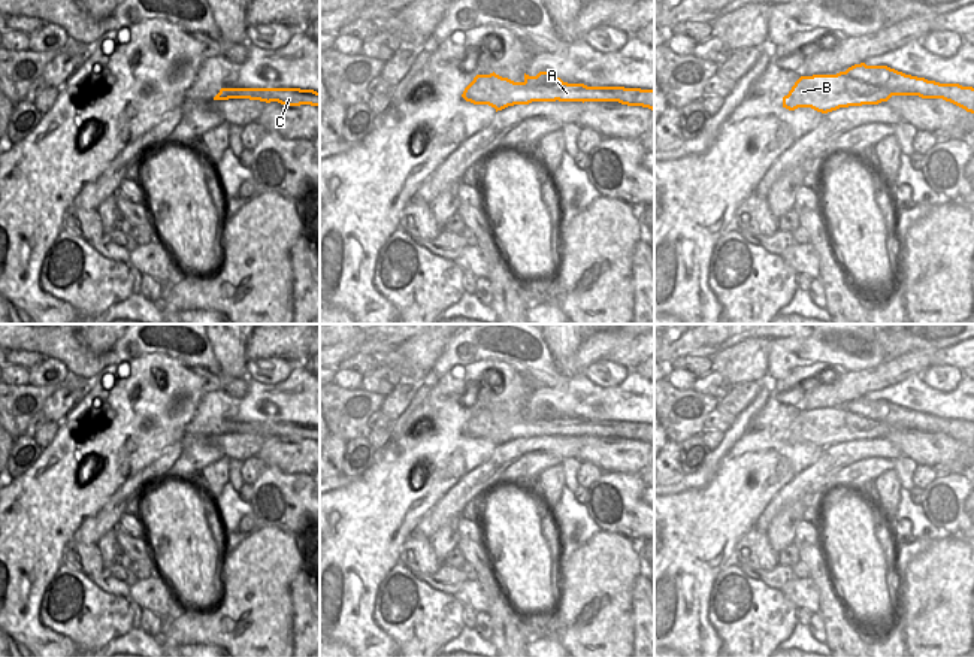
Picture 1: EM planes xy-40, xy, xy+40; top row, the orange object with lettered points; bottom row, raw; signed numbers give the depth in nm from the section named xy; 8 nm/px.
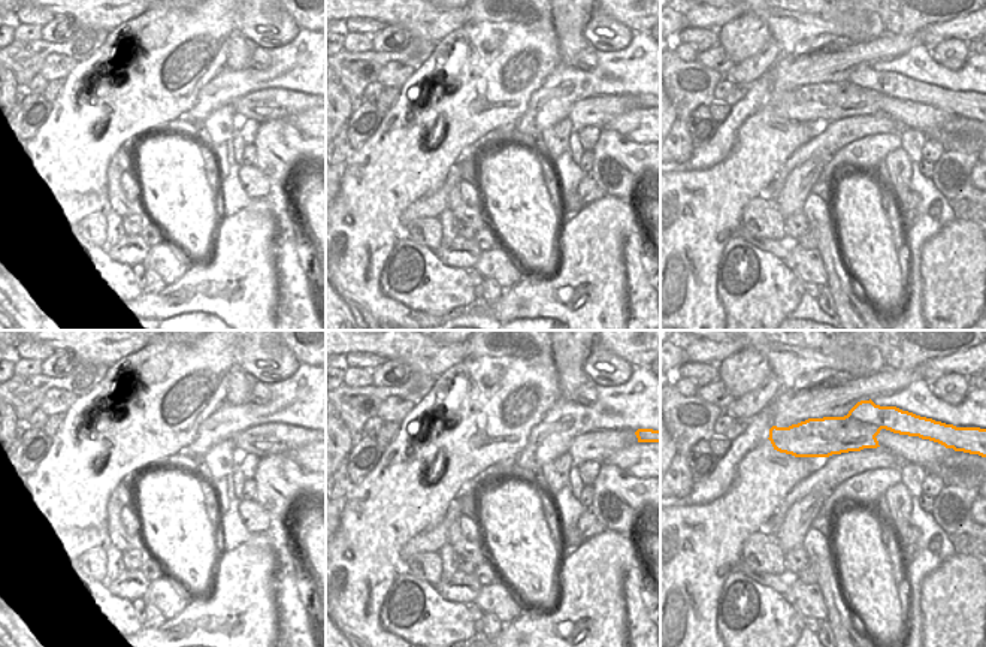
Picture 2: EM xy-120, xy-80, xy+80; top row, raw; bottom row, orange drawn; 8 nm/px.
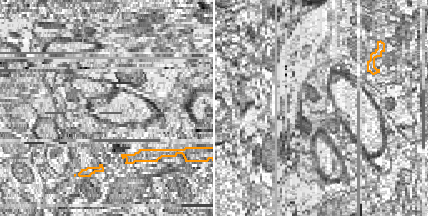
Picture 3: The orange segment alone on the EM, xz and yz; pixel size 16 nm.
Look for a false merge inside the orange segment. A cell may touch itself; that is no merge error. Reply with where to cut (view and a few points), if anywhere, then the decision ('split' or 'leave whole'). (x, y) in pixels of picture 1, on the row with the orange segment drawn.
cut xy+40 (844, 72), (864, 84), (849, 94), (876, 94), (883, 100); split

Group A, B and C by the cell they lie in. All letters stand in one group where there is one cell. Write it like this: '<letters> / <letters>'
A C / B

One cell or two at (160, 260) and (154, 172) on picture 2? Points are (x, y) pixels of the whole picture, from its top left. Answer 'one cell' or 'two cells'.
two cells

